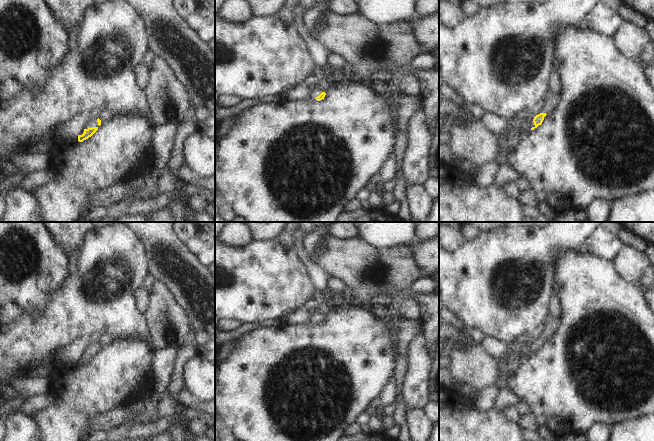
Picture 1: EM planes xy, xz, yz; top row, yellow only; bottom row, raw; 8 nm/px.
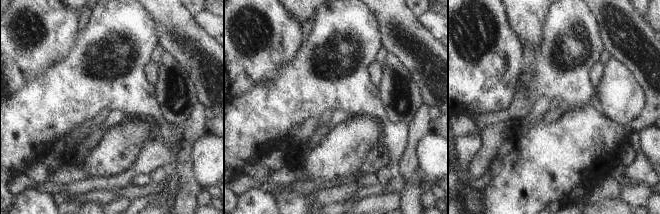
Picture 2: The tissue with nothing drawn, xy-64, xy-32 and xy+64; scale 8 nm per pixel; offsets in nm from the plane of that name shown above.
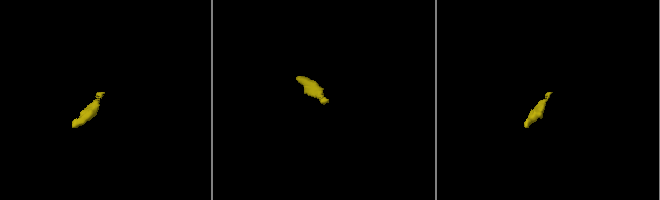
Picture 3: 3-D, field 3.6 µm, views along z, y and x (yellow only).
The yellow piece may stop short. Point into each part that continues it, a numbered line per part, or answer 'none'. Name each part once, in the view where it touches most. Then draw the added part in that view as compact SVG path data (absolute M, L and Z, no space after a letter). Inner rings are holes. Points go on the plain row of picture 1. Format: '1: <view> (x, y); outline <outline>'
1: xy (92, 347); outline M89 344L89 346L86 348L84 353L88 353L88 352L92 352L92 351L98 351L99 352L97 344Z

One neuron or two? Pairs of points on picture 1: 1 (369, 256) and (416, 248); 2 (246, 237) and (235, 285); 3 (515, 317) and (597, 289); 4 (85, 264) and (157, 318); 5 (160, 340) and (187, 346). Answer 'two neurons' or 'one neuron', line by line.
1: two neurons
2: two neurons
3: two neurons
4: two neurons
5: two neurons

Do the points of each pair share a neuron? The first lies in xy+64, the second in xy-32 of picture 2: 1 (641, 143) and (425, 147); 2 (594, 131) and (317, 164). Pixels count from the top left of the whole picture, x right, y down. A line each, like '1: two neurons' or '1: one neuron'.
1: one neuron
2: one neuron

